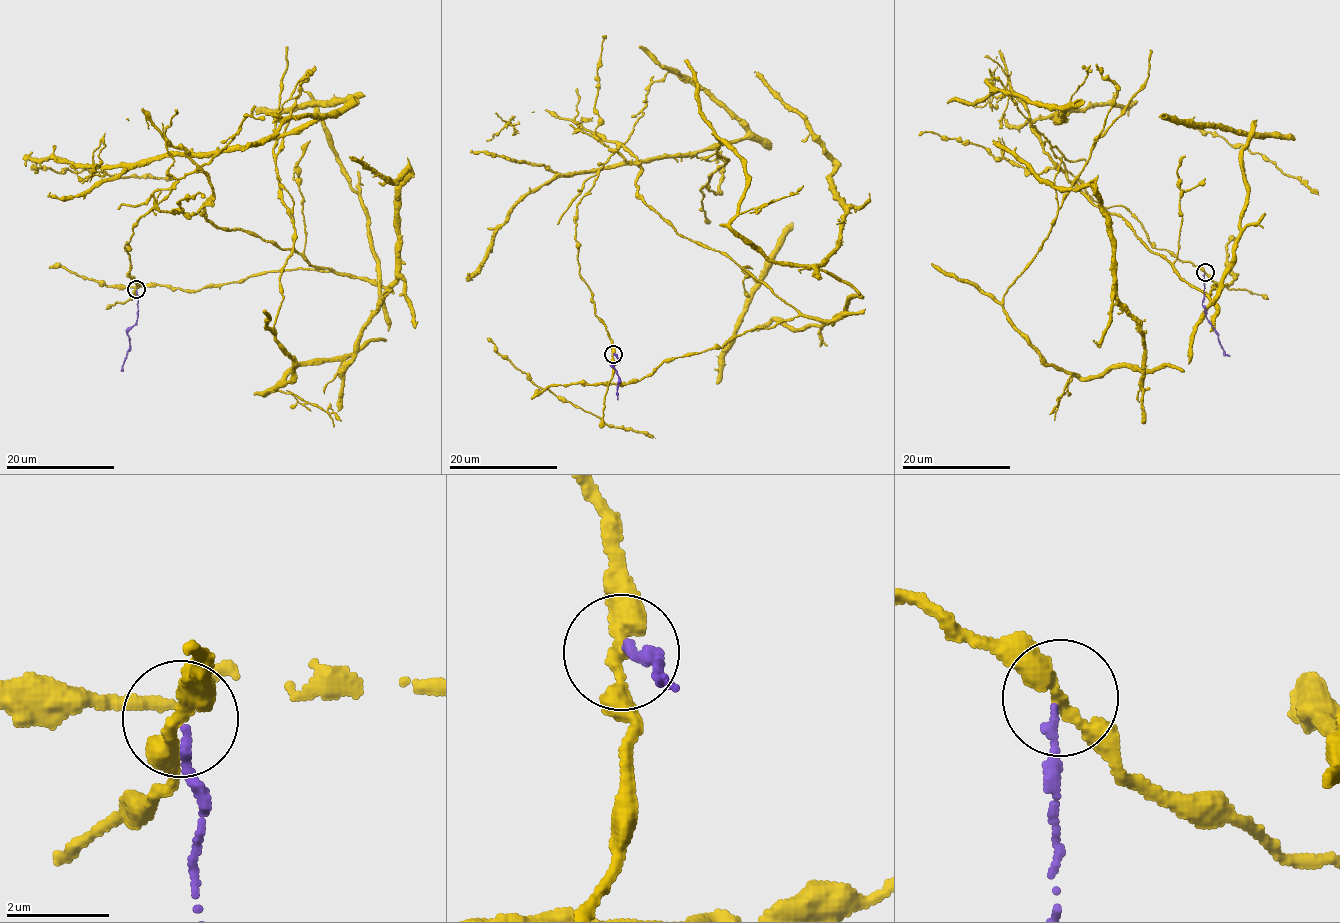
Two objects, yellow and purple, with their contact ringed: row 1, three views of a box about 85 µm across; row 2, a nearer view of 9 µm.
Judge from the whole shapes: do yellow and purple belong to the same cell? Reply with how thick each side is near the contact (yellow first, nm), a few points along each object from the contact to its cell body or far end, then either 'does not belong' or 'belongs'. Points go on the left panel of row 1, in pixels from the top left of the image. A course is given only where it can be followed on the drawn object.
calibres 300 and 150 nm; course yellow (136, 288), (315, 67), (263, 394), (348, 361), (409, 172), (349, 156); course purple (136, 290), (137, 322), (128, 332), (129, 350), (121, 371); does not belong

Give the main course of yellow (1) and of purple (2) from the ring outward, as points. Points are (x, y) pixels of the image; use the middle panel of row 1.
1: (613, 355), (573, 217), (667, 73), (746, 131), (689, 153), (730, 227), (836, 244), (754, 72)
2: (613, 354), (619, 359), (612, 367), (619, 380), (617, 400)

